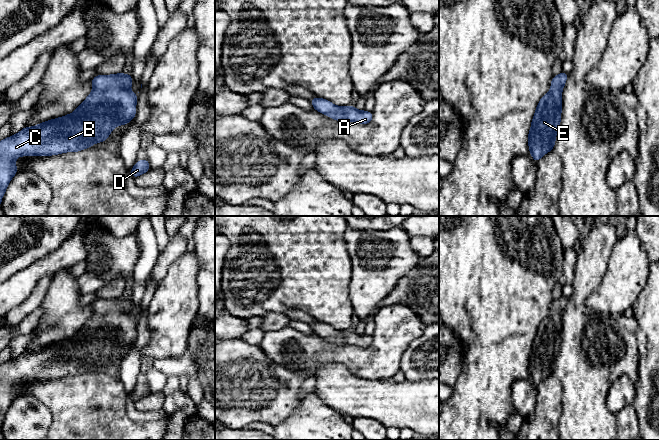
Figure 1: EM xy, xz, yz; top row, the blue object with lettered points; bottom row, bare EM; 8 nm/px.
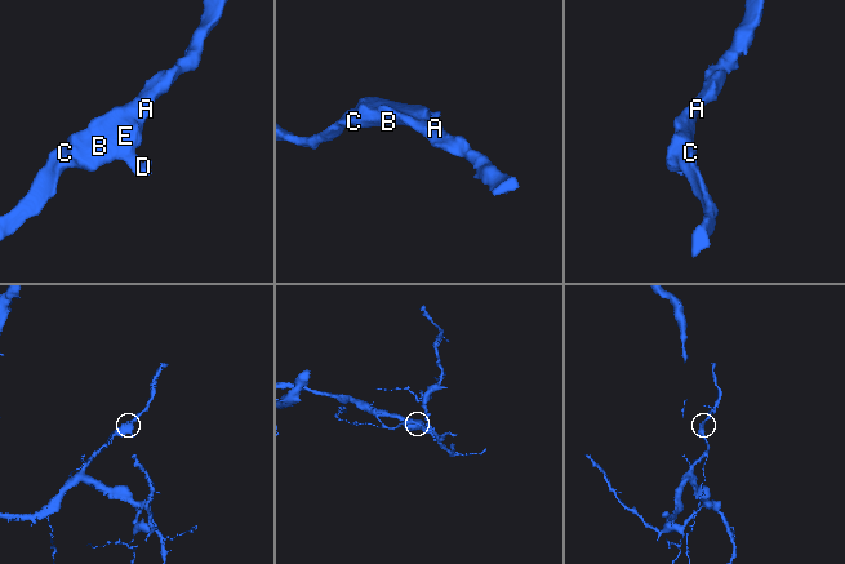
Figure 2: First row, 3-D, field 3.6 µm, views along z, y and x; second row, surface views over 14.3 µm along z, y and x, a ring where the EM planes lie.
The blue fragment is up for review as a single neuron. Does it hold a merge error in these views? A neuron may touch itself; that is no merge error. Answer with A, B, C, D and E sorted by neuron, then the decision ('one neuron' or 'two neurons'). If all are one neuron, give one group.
A B C D E | one neuron

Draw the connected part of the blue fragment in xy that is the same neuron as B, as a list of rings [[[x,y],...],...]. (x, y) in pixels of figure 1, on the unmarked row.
[[[118,297],[97,299],[92,304],[90,319],[77,333],[63,341],[24,351],[19,357],[0,365],[0,428],[6,412],[18,396],[15,383],[19,380],[51,380],[64,376],[78,376],[90,372],[94,367],[105,366],[118,349],[126,349],[136,339],[137,318],[131,317],[132,299]]]

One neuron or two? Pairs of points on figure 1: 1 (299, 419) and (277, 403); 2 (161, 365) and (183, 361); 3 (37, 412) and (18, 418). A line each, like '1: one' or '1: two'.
1: two
2: one
3: one

